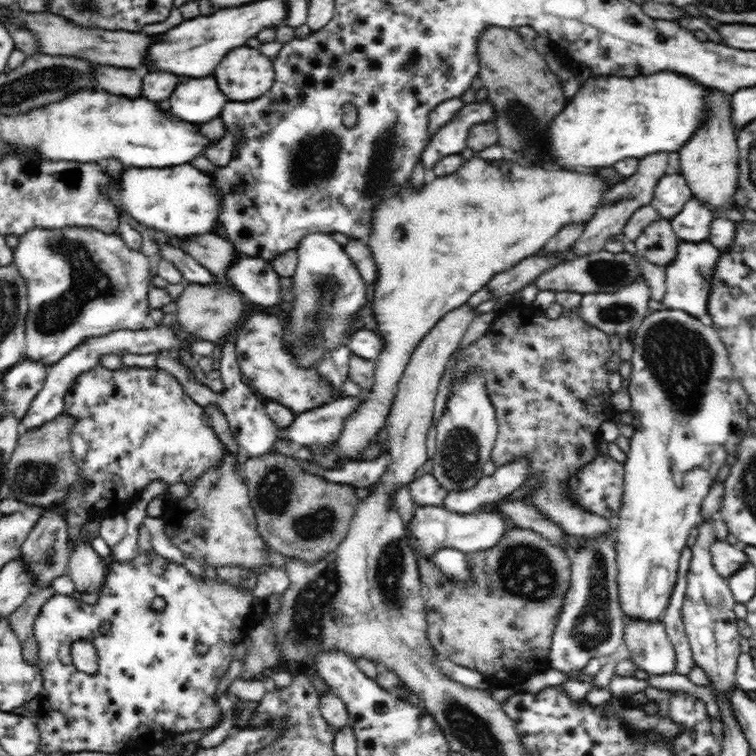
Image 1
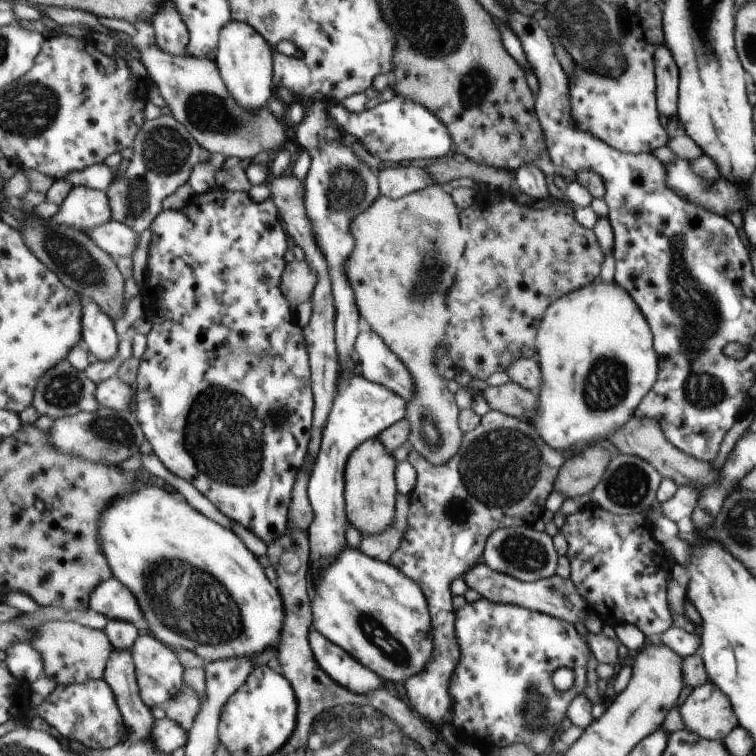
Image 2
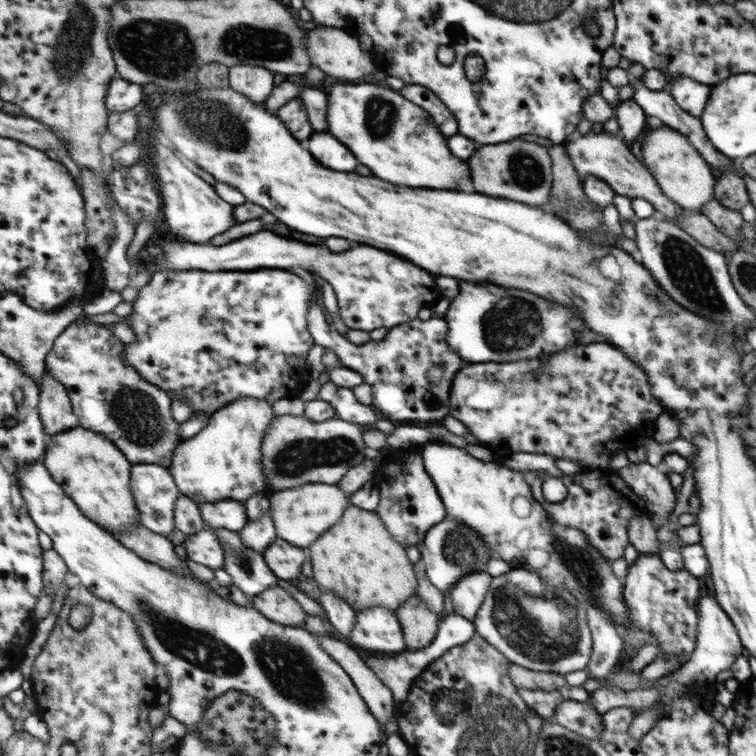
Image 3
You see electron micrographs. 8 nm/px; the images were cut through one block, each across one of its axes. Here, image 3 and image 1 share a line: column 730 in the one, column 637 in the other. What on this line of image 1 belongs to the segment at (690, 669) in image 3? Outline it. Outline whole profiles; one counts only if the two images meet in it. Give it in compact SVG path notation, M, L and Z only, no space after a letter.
M624 618L624 644L630 652L630 659L638 665L638 668L645 670L652 676L676 673L676 657L674 647L668 638L665 624L658 620L646 622L645 620L632 620Z

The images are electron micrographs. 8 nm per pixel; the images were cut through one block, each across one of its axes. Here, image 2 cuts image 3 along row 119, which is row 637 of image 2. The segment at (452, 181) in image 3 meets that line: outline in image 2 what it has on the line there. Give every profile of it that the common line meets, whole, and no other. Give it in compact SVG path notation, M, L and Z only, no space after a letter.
M342 548L340 554L310 579L310 603L314 628L330 642L344 648L354 660L375 672L382 680L406 684L414 674L420 674L434 652L432 616L424 590L417 582L402 574L389 562L383 563L364 556L360 549Z

